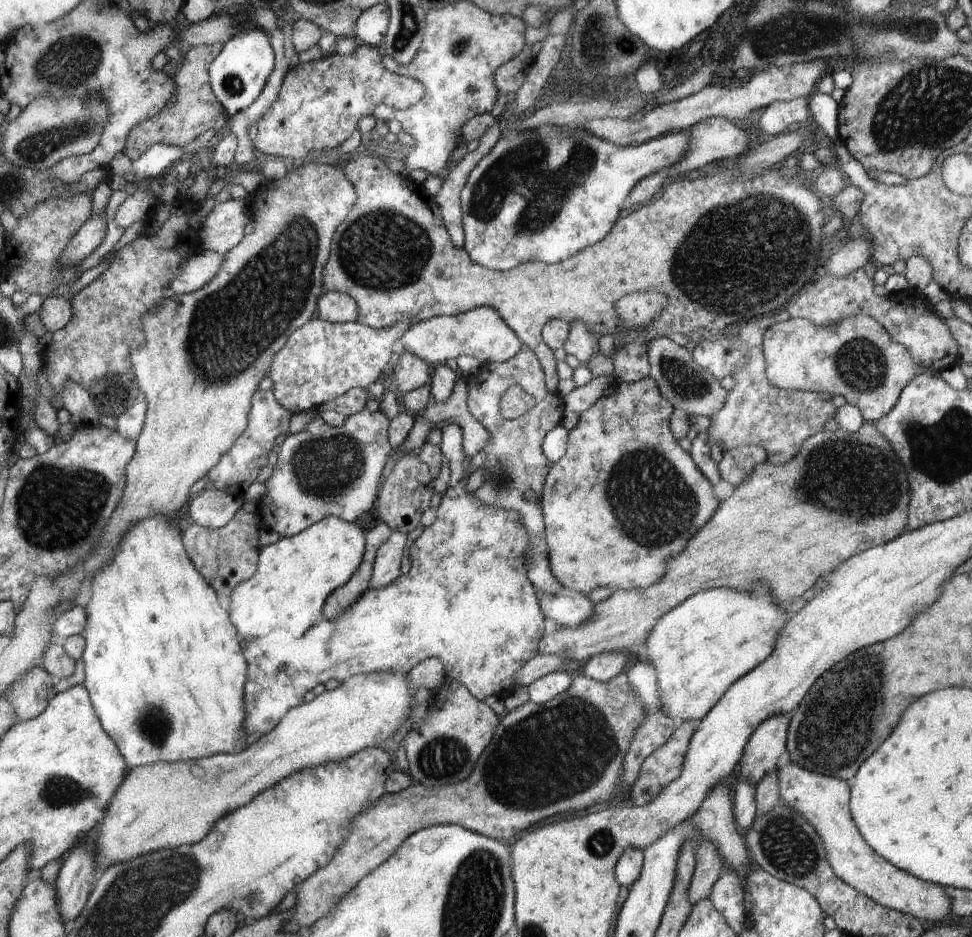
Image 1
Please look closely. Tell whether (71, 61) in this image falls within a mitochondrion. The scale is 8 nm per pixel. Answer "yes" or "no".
yes

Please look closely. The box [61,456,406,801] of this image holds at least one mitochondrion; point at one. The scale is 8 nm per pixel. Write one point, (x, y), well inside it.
(155, 725)

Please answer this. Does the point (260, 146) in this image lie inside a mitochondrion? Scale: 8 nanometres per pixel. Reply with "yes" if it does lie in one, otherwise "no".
no

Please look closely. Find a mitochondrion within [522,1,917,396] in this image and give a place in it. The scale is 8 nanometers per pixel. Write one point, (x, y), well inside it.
(731, 262)

